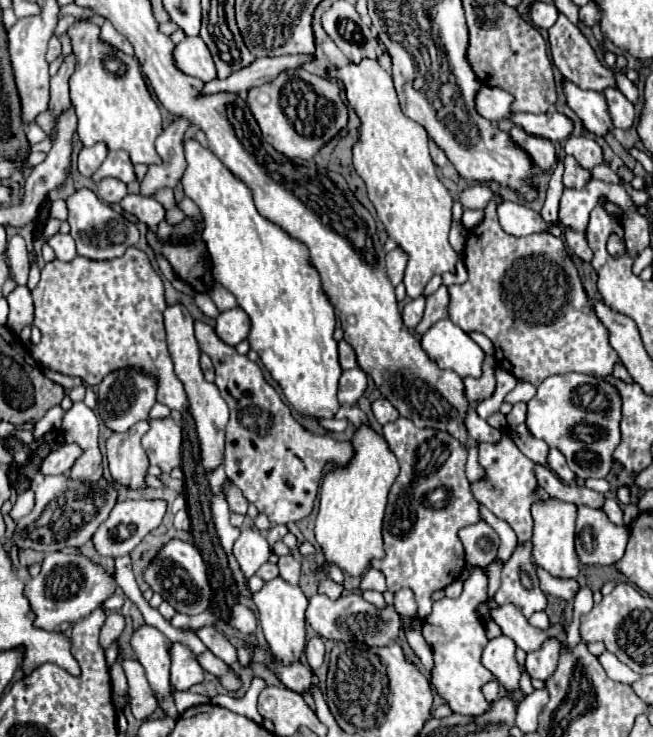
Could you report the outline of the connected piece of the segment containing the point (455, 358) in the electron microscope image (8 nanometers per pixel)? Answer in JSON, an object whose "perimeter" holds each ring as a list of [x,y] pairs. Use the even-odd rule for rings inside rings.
{"perimeter":[[[439,319],[421,339],[423,349],[441,369],[453,369],[459,377],[481,377],[485,353],[447,319]]]}

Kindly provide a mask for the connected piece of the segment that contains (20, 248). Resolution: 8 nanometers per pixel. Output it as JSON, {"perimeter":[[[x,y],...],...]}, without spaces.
{"perimeter":[[[15,235],[9,243],[7,243],[7,261],[11,265],[11,271],[15,275],[15,281],[19,285],[27,283],[27,273],[29,273],[29,253],[25,247],[25,241],[21,235]]]}

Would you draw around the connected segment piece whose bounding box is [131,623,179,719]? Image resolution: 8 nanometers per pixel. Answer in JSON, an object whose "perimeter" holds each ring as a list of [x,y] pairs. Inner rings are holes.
{"perimeter":[[[145,623],[139,629],[135,629],[135,633],[131,637],[131,647],[137,655],[137,661],[147,671],[147,679],[151,683],[151,689],[155,693],[159,707],[165,711],[167,717],[177,719],[179,711],[175,707],[173,689],[171,689],[171,681],[169,681],[171,641],[157,627]]]}

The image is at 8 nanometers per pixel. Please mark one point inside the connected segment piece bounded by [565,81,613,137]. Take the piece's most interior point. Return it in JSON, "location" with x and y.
{"location":[591,107]}

